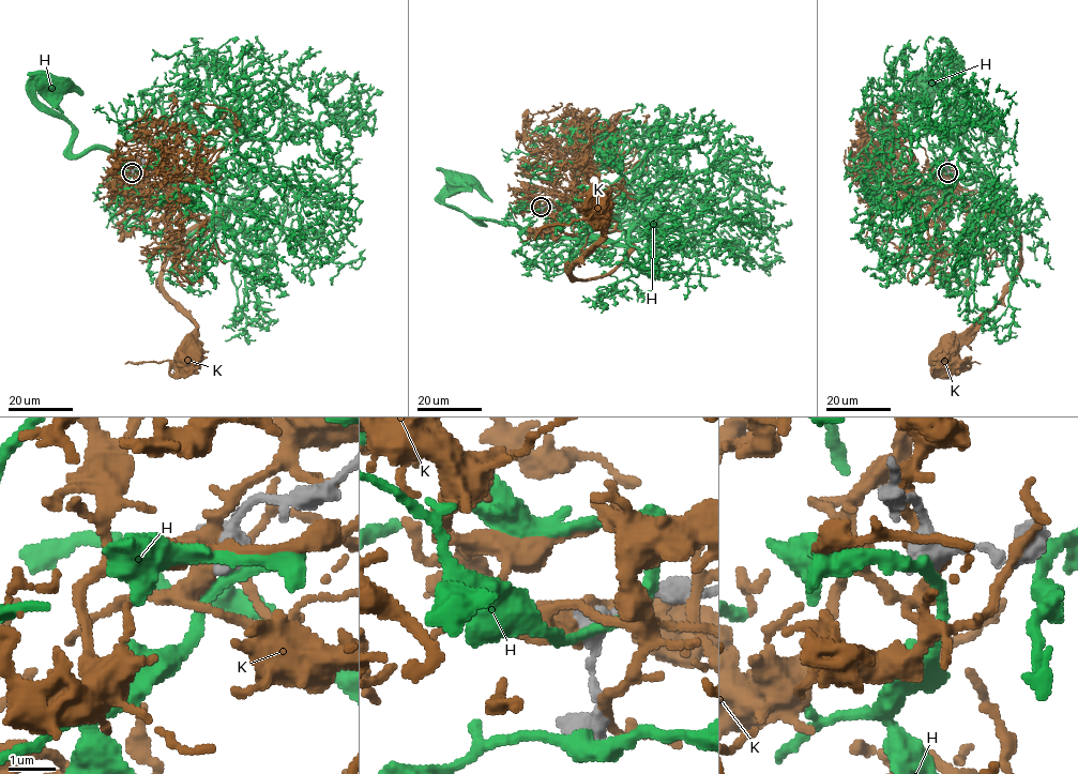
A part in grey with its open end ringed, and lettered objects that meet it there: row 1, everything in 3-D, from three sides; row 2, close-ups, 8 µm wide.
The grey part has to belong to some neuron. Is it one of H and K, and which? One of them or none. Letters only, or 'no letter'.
no letter

